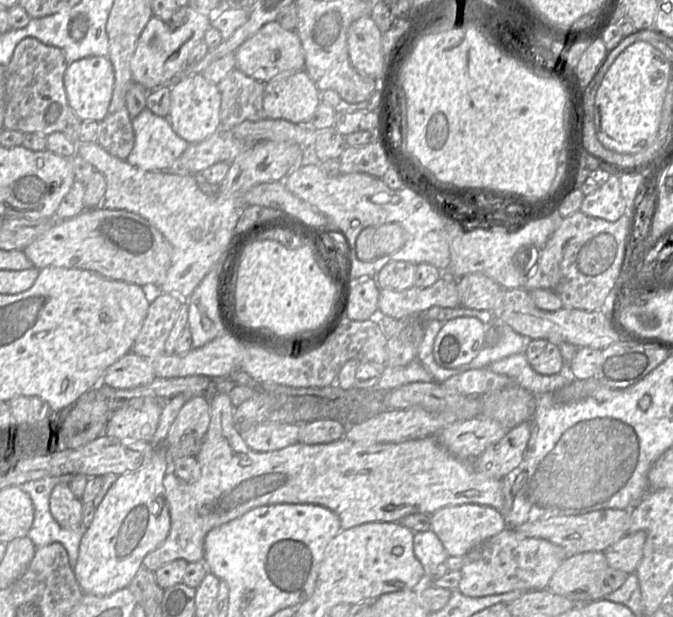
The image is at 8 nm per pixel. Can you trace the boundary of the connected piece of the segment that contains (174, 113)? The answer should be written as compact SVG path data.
M194 74L170 85L171 104L168 120L173 131L183 140L197 144L217 132L221 126L221 94L216 84L207 81L202 74Z

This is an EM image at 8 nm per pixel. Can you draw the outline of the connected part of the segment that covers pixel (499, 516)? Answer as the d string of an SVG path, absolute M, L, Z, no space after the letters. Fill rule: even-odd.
M486 505L448 506L431 515L431 530L438 536L449 556L453 557L465 557L471 550L507 527L502 512Z

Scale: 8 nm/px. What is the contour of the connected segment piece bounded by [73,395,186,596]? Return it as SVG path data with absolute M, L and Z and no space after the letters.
M176 395L163 403L158 428L151 440L155 446L152 459L146 466L118 476L97 507L91 525L84 531L73 568L84 593L108 596L128 587L145 556L168 536L171 518L163 479L171 461L166 457L166 438L185 402L184 395Z

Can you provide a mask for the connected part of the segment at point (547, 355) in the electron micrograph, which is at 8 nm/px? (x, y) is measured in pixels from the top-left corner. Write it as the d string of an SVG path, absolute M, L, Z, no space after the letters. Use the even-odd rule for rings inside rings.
M530 340L525 355L530 366L538 374L555 375L566 372L566 363L559 346L548 340Z

